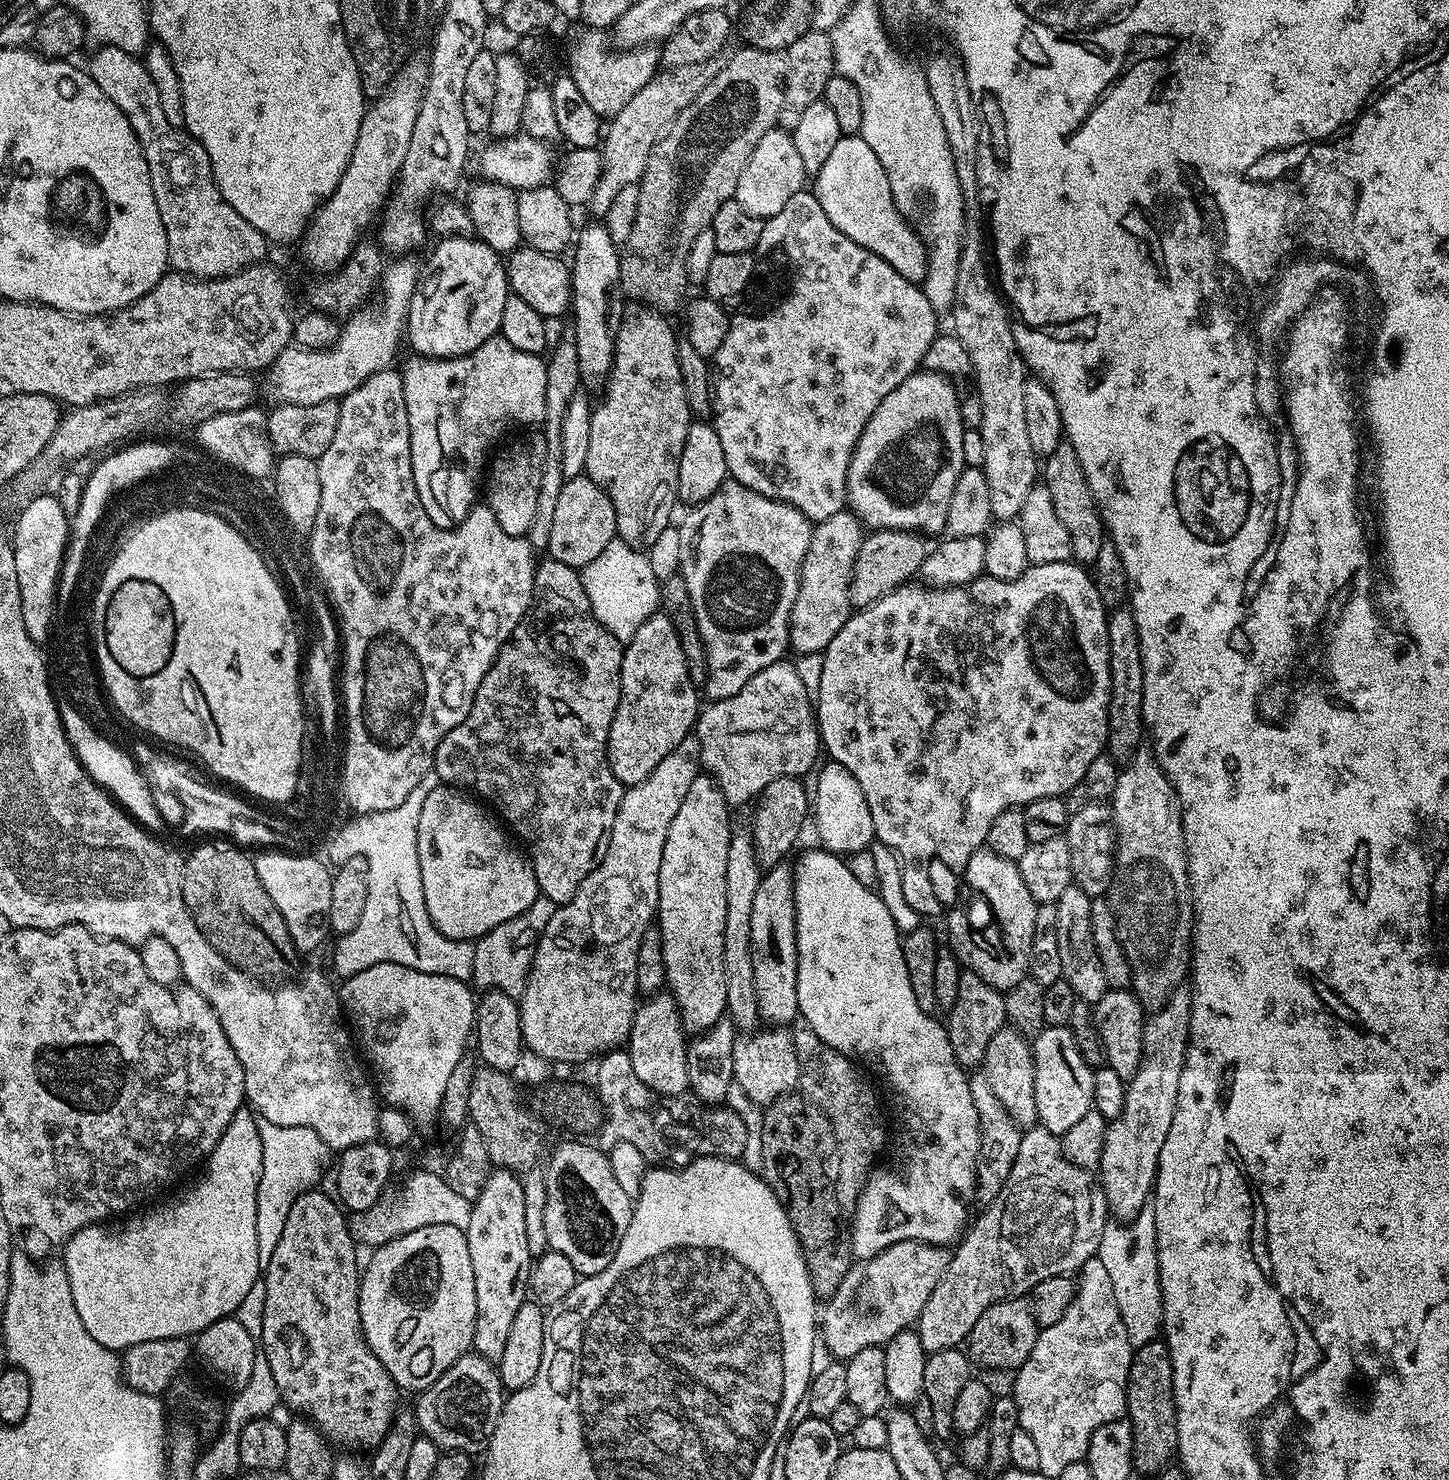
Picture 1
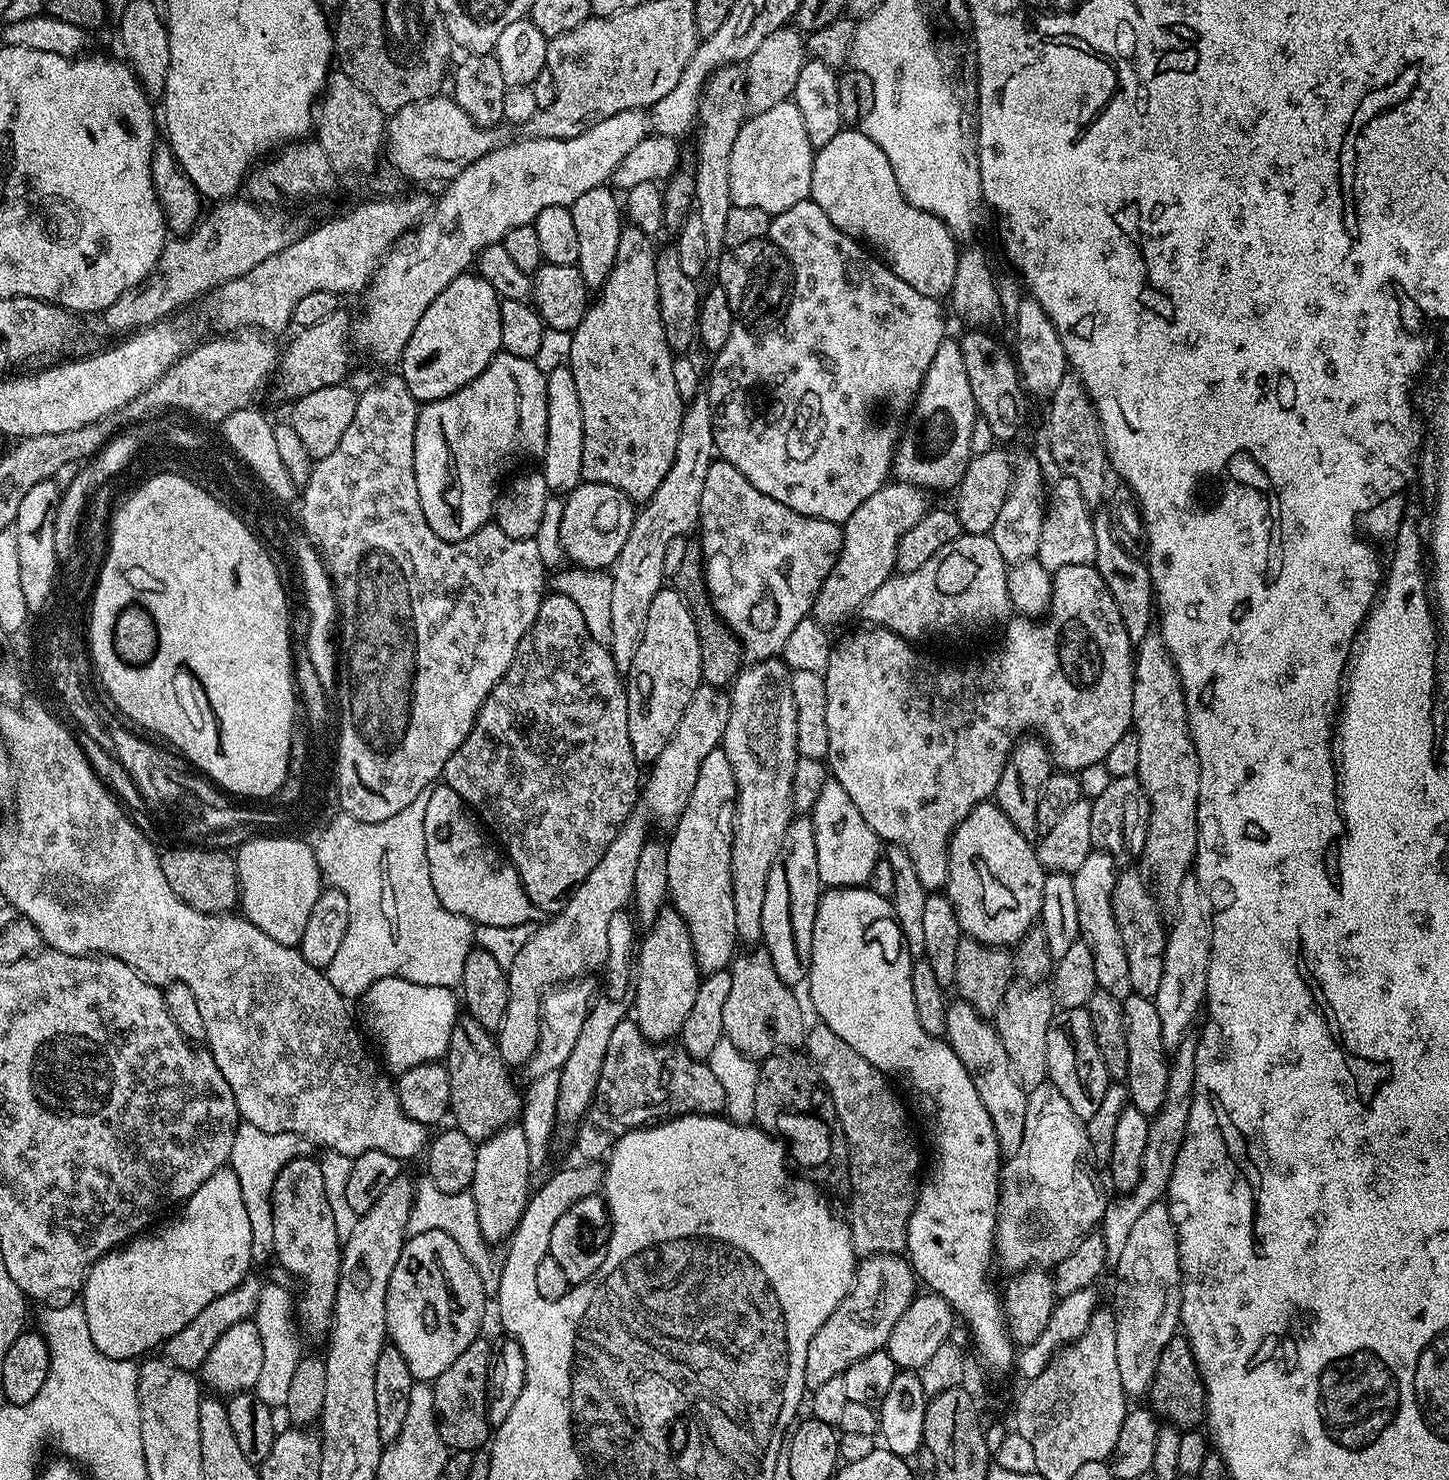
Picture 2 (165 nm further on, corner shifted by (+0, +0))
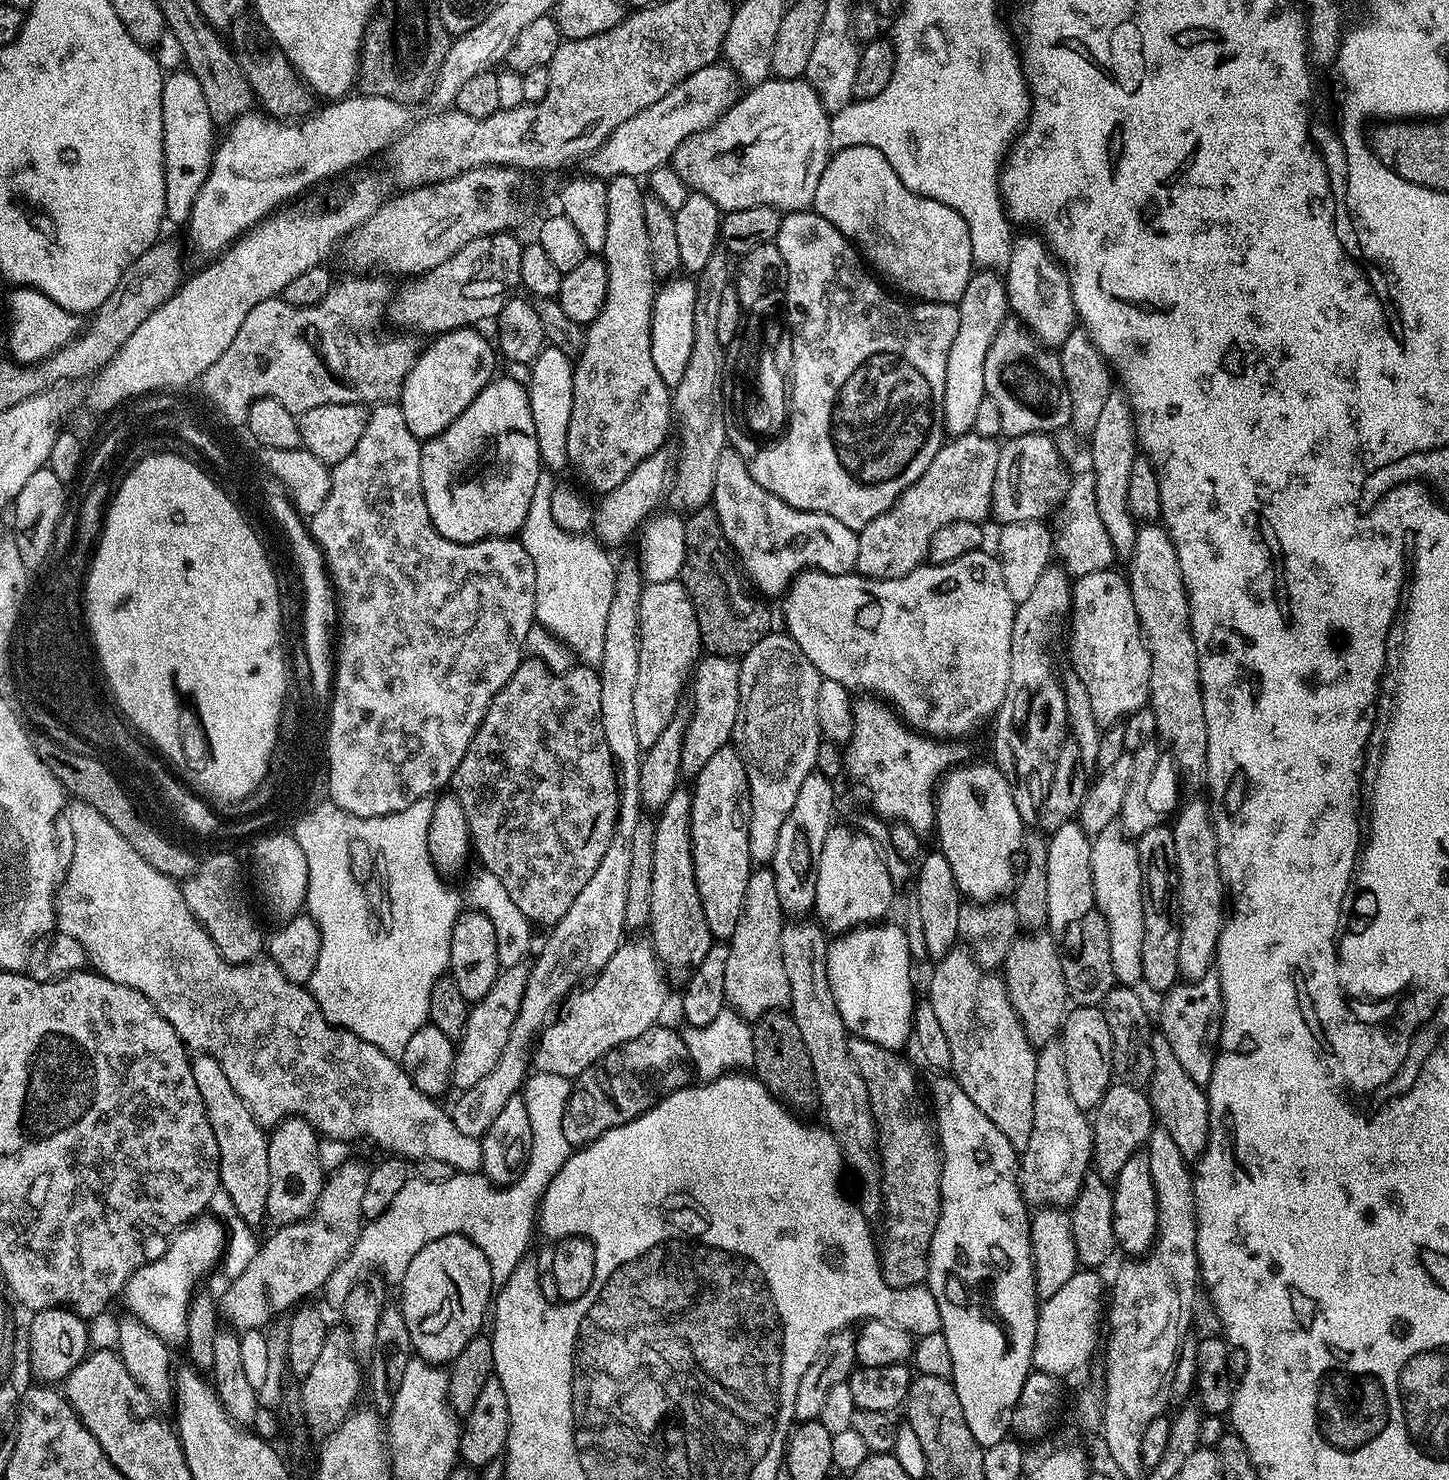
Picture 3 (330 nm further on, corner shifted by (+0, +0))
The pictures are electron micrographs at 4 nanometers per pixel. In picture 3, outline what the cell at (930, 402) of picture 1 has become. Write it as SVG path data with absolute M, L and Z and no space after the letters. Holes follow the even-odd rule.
M996 270L973 271L959 302L960 321L958 334L950 346L950 358L946 362L946 394L944 395L944 431L949 437L964 436L972 431L978 406L986 395L984 391L984 371L986 370L986 350L998 334L998 326L1010 315L1008 295L1004 277Z

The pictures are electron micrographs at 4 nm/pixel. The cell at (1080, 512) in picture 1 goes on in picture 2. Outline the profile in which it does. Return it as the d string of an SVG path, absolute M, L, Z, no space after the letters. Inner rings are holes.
M1075 374L1064 376L1047 408L1048 452L1053 462L1061 468L1059 471L1063 475L1078 482L1082 498L1086 498L1089 507L1099 507L1106 496L1104 483L1110 477L1110 465L1104 452L1104 439L1100 436L1100 419L1096 416L1096 408L1080 377Z

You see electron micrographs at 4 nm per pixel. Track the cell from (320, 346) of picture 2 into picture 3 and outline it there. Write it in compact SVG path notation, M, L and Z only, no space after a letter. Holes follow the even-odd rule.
M495 232L474 238L462 250L450 254L446 262L434 266L434 270L401 283L404 285L397 287L388 301L387 323L398 324L402 330L426 332L428 337L435 338L455 328L483 325L483 320L495 321L502 306L522 288L524 244L516 236L519 235L512 232Z

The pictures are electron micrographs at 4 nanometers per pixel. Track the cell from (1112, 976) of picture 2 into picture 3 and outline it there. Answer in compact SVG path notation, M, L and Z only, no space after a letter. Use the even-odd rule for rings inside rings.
M1114 822L1106 826L1096 836L1091 837L1090 870L1094 878L1095 911L1106 918L1110 926L1110 966L1114 966L1116 984L1139 985L1142 981L1142 930L1144 929L1144 875L1138 858L1136 840Z

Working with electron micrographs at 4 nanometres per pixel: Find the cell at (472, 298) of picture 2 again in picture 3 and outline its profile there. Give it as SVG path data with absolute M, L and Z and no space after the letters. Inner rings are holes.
M469 326L441 332L431 341L432 345L429 348L425 347L416 357L414 366L400 391L398 403L402 410L402 418L406 418L406 426L410 426L410 434L414 434L417 440L423 442L442 434L442 430L446 430L458 418L458 414L462 414L462 410L466 410L466 406L470 406L470 402L474 402L479 392L493 380L495 372L492 371L496 368L498 352L493 341L489 337L488 341L480 331L479 327Z

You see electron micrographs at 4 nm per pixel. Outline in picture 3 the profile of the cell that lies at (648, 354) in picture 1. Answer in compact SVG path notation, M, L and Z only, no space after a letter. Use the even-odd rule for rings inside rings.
M613 176L607 181L606 190L606 246L602 253L606 262L606 274L608 275L608 289L606 290L606 302L602 306L602 314L594 318L592 324L587 325L584 334L584 348L580 351L578 359L575 361L572 373L574 374L574 406L570 410L570 426L566 434L566 450L568 451L568 462L571 471L576 471L596 494L603 494L614 490L622 482L626 482L626 474L638 466L646 458L650 458L657 450L665 447L664 440L670 436L670 429L674 424L674 413L672 410L672 393L669 381L664 380L658 369L654 366L653 355L651 353L651 316L655 306L655 298L658 289L658 281L654 270L650 266L650 241L646 238L646 218L642 218L642 206L644 205L645 189L641 181L634 176Z

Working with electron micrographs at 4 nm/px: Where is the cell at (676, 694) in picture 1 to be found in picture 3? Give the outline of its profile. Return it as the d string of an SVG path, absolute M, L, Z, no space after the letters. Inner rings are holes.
M679 579L645 583L640 599L638 683L634 685L634 731L641 749L654 746L662 730L670 723L701 655L698 618Z

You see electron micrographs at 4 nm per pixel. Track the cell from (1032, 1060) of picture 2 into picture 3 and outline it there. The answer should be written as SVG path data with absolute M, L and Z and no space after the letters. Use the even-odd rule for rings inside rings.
M1047 930L1017 935L1002 965L1008 997L1026 1030L1026 1038L1033 1044L1053 1043L1064 1027L1064 1017L1070 1011L1070 1001L1064 977L1064 957L1057 937Z

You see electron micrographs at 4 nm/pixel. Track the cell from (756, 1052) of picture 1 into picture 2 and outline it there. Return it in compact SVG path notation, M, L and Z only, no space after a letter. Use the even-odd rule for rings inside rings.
M748 950L743 954L737 955L730 965L732 973L732 981L730 982L730 994L726 997L726 1007L722 1009L722 1026L724 1027L724 1035L730 1042L734 1042L734 1046L738 1046L738 1050L742 1050L742 1054L746 1054L750 1059L763 1062L767 1056L772 1056L776 1052L785 1050L796 1050L803 1045L806 1035L806 1023L804 1024L804 1012L800 1009L800 1000L795 996L793 989L786 982L782 982L782 978L778 978L778 970L774 970L774 962L770 962L770 954L763 950Z

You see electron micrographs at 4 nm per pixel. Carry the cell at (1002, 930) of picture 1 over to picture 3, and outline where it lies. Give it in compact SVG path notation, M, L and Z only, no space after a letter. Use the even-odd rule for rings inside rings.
M965 762L949 768L944 773L937 789L936 789L936 827L934 829L934 837L938 843L938 851L944 855L946 862L950 862L950 870L954 874L954 882L958 882L958 890L961 897L967 898L972 902L991 902L1007 897L1014 887L1014 868L1012 872L1012 855L1021 851L1022 845L1026 840L1026 825L1024 819L1018 814L1018 809L1014 807L1014 797L1010 794L1010 786L1006 782L1006 778L996 767L995 763L988 764L972 764L973 762Z

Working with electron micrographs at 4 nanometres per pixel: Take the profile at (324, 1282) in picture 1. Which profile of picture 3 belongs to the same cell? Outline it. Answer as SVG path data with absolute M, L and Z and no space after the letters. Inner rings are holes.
M287 1116L267 1133L270 1162L270 1190L266 1190L267 1219L283 1226L312 1215L312 1208L324 1188L326 1171L319 1160L321 1137L315 1128L300 1116Z

